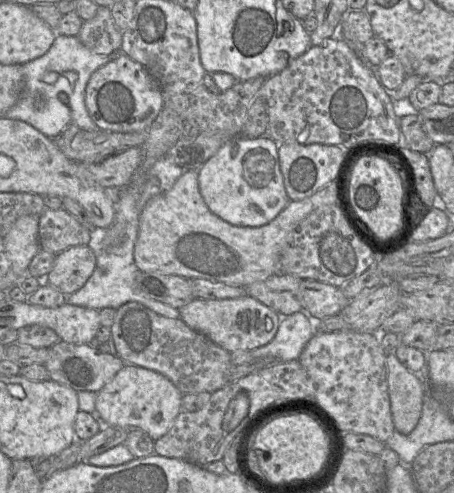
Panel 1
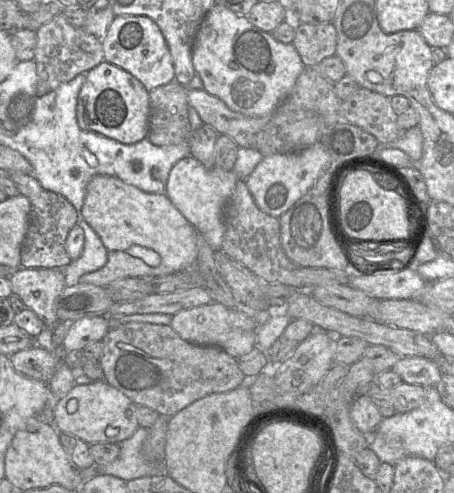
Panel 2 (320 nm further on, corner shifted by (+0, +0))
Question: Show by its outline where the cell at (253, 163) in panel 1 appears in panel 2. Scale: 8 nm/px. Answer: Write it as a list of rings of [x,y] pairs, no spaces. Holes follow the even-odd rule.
[[[192,156],[179,160],[169,172],[165,194],[215,251],[222,245],[225,210],[238,180],[232,170],[206,168]]]

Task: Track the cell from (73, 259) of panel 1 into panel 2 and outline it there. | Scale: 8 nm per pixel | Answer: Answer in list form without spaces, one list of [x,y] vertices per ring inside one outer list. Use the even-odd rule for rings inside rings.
[[[21,267],[9,276],[9,280],[13,294],[20,297],[45,327],[54,327],[59,322],[55,301],[67,286],[62,268]]]

